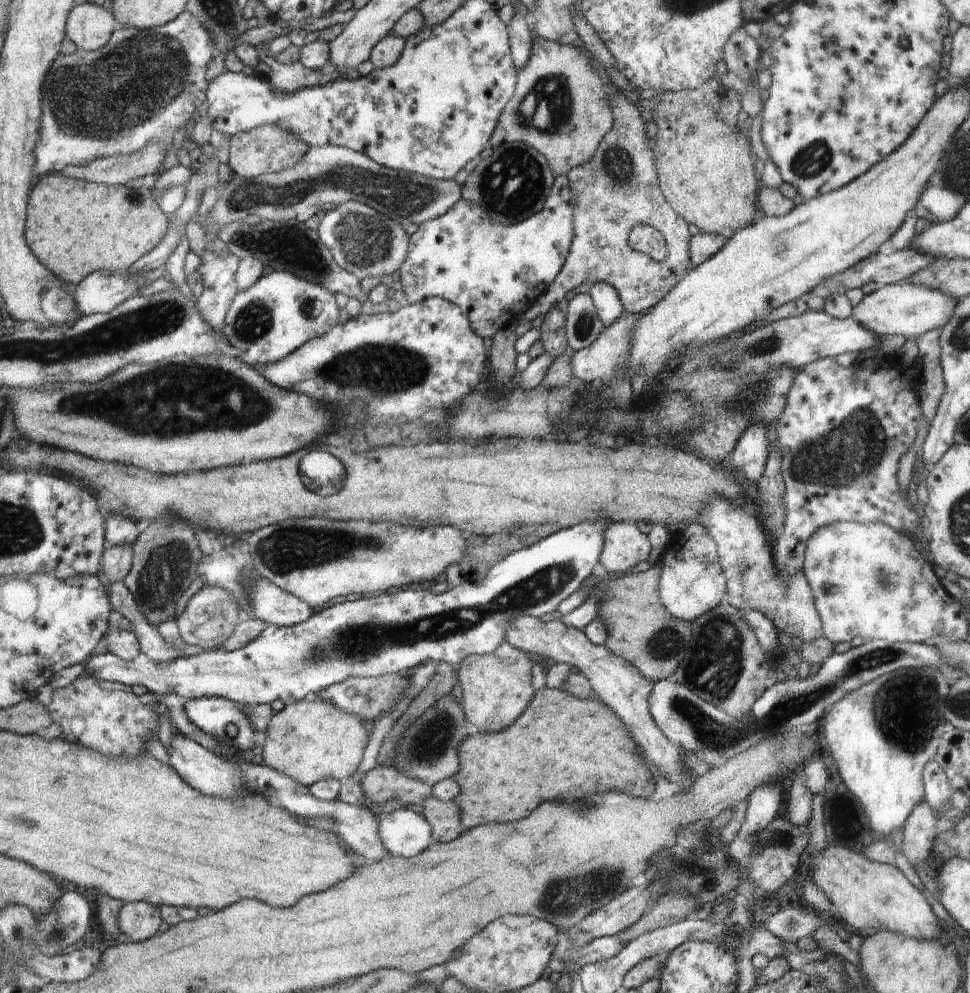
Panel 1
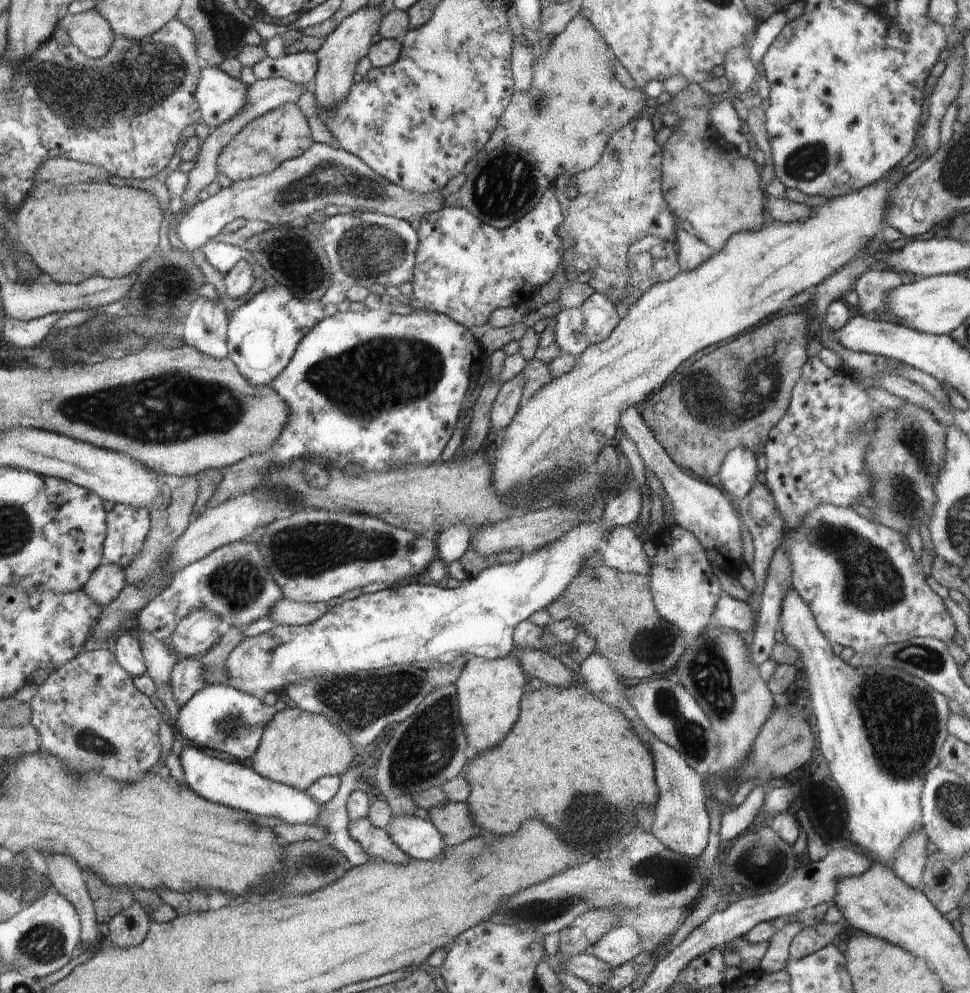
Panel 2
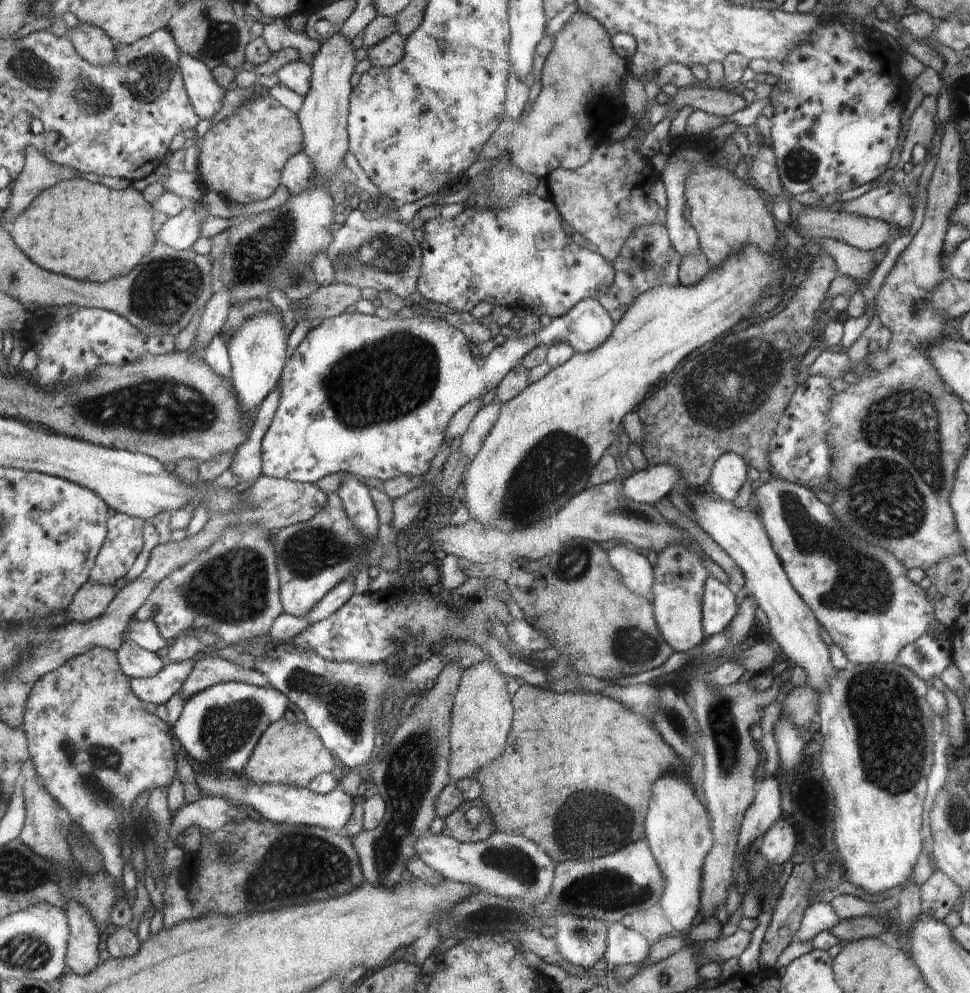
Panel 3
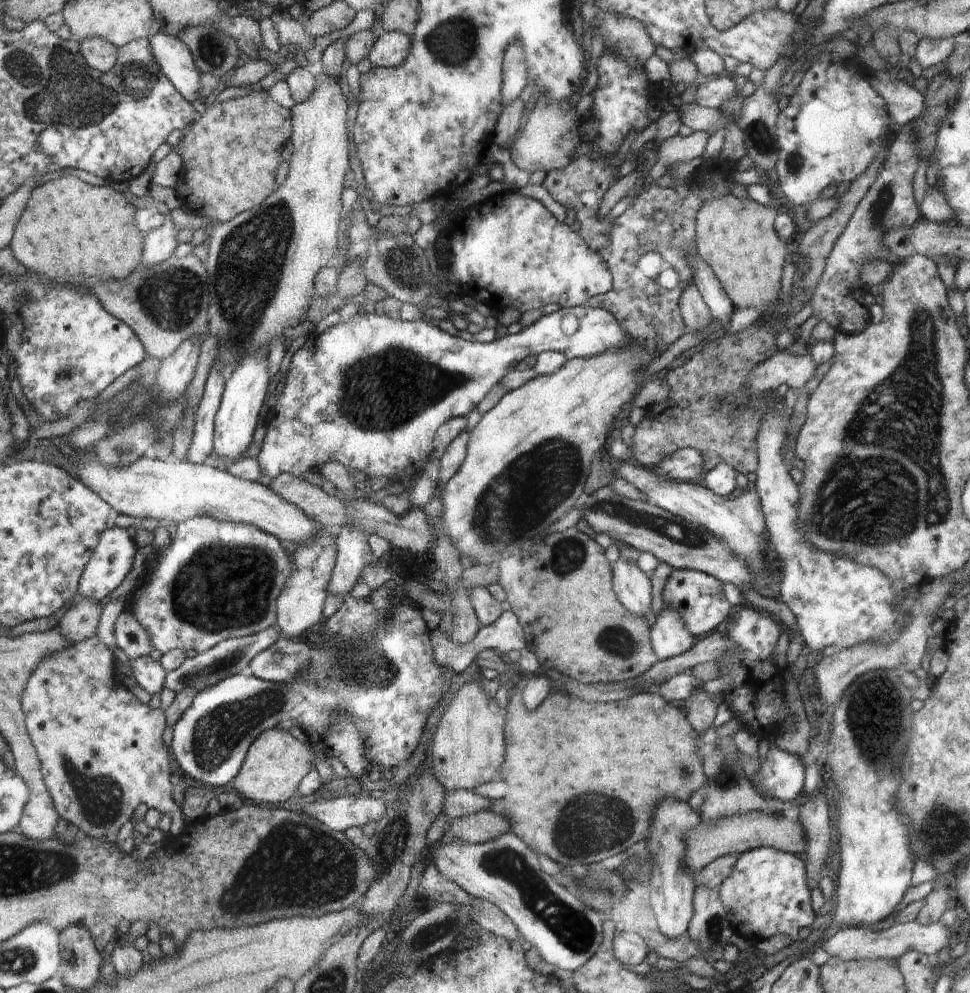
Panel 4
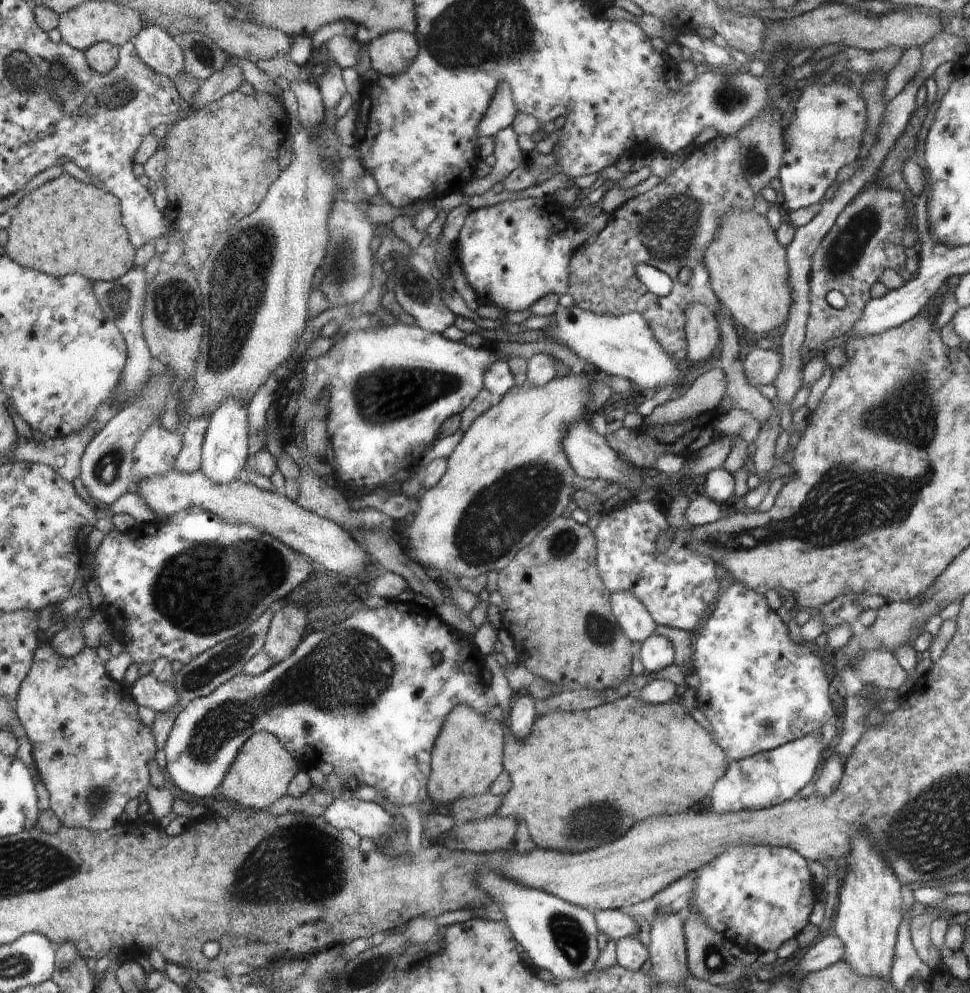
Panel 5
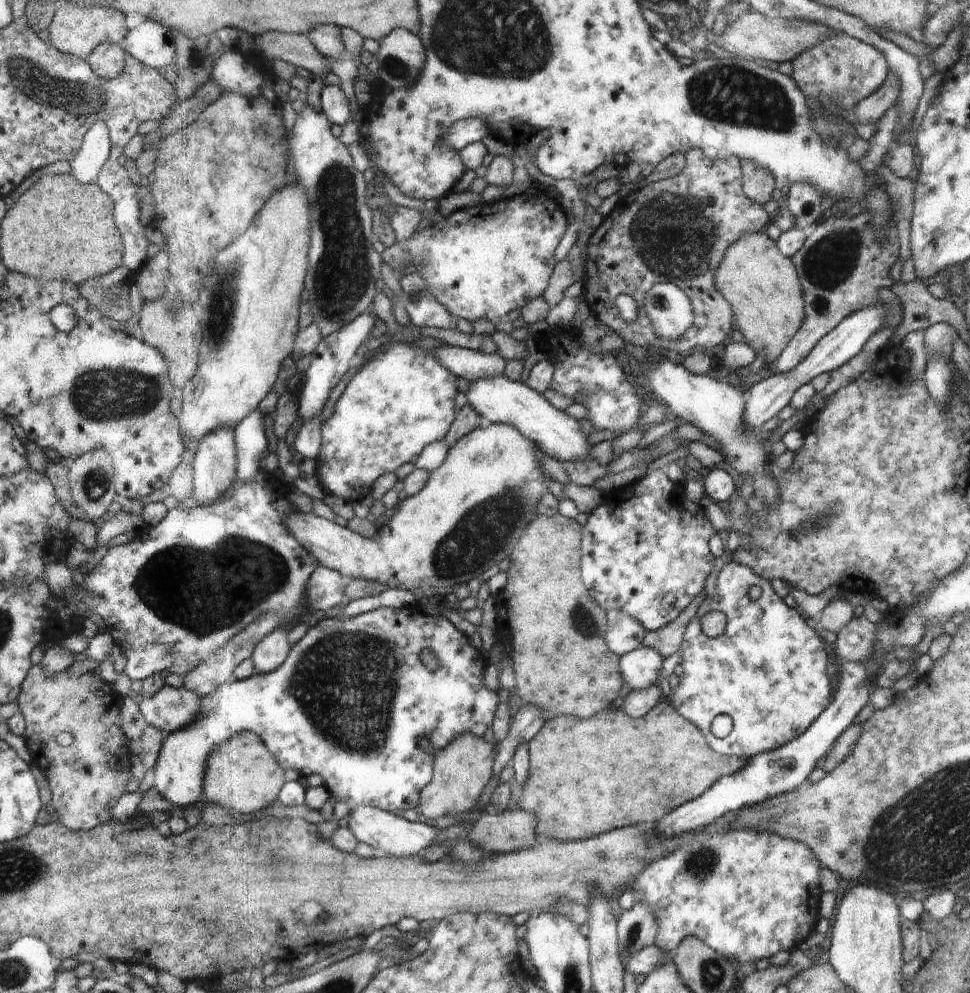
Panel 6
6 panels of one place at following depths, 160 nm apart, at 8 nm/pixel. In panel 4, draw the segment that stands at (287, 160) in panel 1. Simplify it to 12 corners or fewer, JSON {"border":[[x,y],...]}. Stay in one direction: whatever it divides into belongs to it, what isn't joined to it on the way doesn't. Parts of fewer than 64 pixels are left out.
{"border":[[207,104],[173,147],[182,208],[224,222],[276,190],[290,109]]}

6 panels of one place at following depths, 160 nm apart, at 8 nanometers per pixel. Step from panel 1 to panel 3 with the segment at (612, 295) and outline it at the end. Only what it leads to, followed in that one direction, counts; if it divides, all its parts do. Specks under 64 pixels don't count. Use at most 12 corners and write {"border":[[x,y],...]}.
{"border":[[585,298],[472,354],[427,312],[324,319],[287,359],[262,472],[420,477],[539,344],[598,348]]}

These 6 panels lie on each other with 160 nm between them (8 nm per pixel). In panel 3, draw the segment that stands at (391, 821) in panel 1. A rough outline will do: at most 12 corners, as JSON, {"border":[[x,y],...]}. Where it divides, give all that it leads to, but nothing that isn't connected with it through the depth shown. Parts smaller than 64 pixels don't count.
{"border":[[428,832],[415,854],[438,875],[537,901],[556,862],[524,835],[461,843]]}

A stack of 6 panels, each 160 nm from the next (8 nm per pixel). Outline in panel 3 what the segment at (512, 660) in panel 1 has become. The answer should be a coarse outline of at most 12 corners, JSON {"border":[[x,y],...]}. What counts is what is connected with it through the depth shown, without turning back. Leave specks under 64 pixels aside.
{"border":[[464,669],[453,698],[449,778],[476,778],[512,726],[503,671]]}

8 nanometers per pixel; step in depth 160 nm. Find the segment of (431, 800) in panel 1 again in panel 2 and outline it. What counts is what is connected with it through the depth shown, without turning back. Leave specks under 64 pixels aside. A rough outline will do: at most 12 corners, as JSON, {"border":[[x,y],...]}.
{"border":[[446,801],[429,810],[446,844],[483,831],[465,802]]}

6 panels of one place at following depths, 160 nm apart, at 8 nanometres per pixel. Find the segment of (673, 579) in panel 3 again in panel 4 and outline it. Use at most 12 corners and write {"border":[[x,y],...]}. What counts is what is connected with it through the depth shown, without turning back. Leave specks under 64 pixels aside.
{"border":[[663,605],[651,626],[658,660],[696,642],[678,609]]}

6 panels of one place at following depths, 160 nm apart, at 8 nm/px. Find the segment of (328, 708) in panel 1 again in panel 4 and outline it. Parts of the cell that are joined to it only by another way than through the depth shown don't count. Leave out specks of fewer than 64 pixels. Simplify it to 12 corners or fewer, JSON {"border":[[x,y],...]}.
{"border":[[260,733],[233,787],[282,804],[315,767],[310,742]]}

